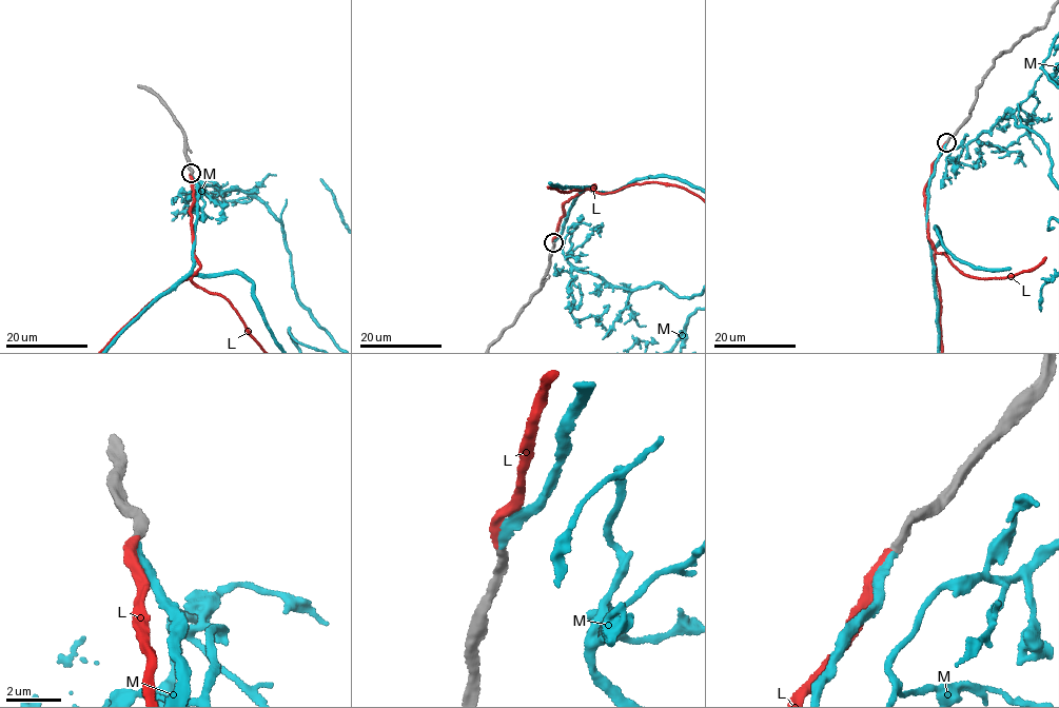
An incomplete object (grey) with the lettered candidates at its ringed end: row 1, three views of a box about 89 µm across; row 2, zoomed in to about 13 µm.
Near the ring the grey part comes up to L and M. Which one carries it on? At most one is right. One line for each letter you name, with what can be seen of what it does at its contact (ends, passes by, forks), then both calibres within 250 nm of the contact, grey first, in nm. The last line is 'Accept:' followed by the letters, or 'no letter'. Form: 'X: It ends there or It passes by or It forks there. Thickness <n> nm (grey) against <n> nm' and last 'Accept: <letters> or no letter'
L: It ends there. Thickness 320 nm (grey) against 320 nm
Accept: L

